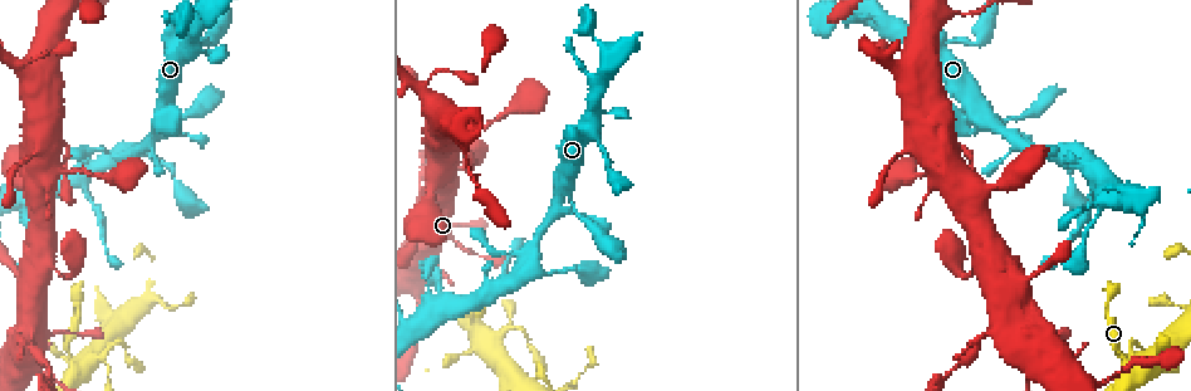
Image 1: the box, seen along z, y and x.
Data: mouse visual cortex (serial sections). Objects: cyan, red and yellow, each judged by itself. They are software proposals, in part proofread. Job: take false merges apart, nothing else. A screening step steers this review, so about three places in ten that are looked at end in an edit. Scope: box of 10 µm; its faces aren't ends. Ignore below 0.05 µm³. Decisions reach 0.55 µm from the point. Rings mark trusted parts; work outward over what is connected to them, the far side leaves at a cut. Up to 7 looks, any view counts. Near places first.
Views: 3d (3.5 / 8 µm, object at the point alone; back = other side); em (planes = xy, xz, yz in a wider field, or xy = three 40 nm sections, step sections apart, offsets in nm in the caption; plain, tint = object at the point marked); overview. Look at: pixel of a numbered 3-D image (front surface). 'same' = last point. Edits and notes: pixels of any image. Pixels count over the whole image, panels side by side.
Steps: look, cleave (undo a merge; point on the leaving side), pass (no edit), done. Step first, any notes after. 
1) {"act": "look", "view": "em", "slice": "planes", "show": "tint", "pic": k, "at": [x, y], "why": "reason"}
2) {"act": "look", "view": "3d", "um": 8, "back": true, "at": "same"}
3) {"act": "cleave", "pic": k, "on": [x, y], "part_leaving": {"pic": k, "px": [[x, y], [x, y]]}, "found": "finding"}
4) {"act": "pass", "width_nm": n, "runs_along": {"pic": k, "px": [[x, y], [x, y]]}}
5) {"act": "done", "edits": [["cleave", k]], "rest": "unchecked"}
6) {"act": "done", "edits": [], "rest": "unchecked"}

{"act": "look", "view": "3d", "um": 8, "pic": 1, "at": [934, 101], "why": "calibre changes"}

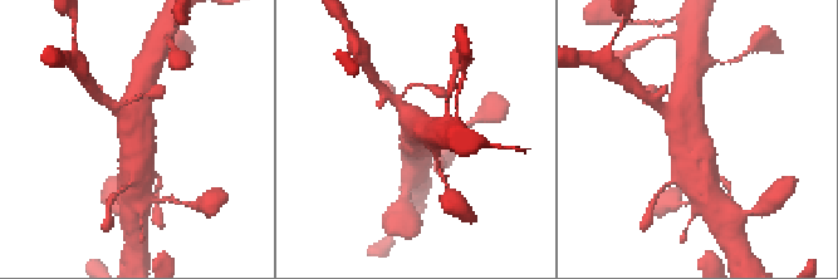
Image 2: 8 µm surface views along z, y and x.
{"act": "look", "view": "3d", "um": 3.5, "at": "same"}

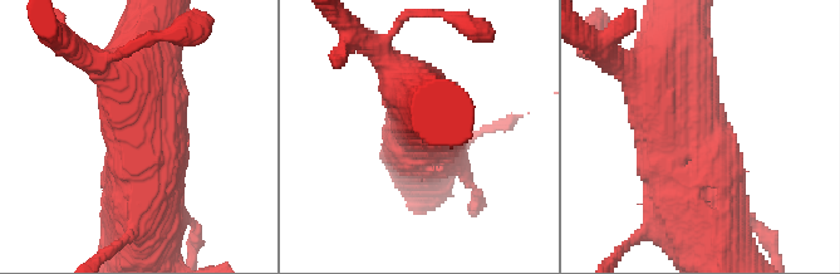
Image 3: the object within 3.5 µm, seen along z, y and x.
{"act": "look", "view": "em", "slice": "xy", "step": 3, "show": "tint", "pic": 3, "at": [700, 130], "why": "shape alone is not enough"}

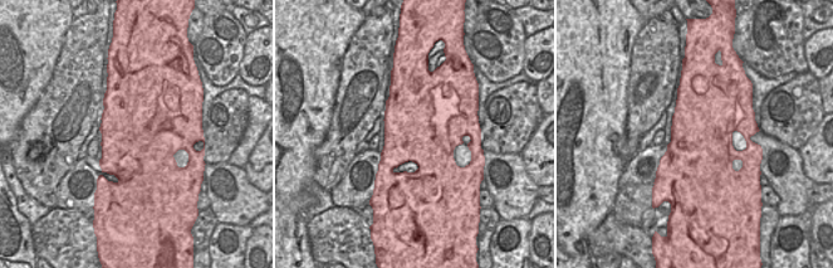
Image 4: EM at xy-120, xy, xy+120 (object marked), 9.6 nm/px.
{"act": "pass", "width_nm": 800, "runs_along": {"pic": 3, "px": [[673, 177], [673, 127], [731, 142]]}, "found": "all the same cell"}

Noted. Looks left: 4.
{"act": "look", "view": "3d", "um": 8, "pic": 1, "at": [35, 328], "why": "sharp bend"}

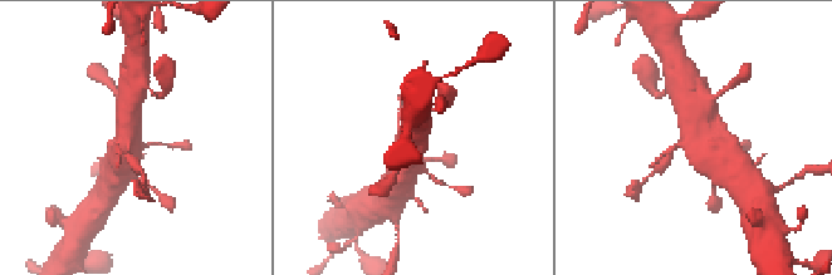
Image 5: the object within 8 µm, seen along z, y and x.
{"act": "look", "view": "3d", "um": 3.5, "at": "same", "why": "closer look"}

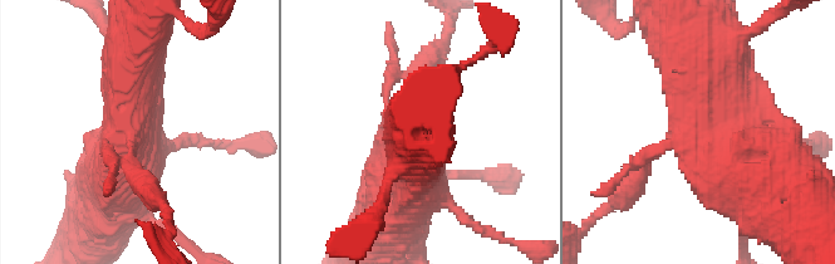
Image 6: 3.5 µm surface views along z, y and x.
{"act": "look", "view": "em", "slice": "xy", "step": 5, "show": "tint", "pic": 6, "at": [142, 129], "why": "need the tissue"}

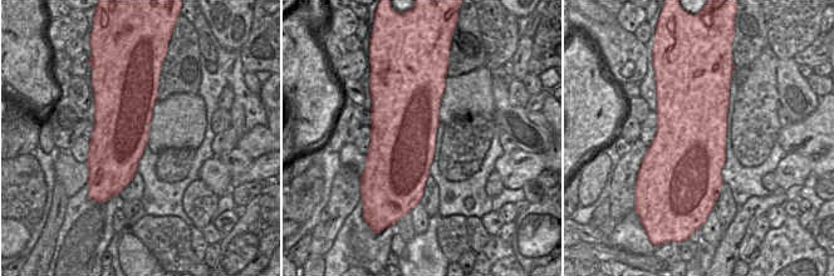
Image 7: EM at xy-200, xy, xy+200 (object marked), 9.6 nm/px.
{"act": "pass", "runs_along": {"pic": 6, "px": [[686, 50], [705, 151], [750, 190]]}, "found": "continuous, no second cell"}

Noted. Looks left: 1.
{"act": "done", "edits": [], "rest": "unchecked"}

